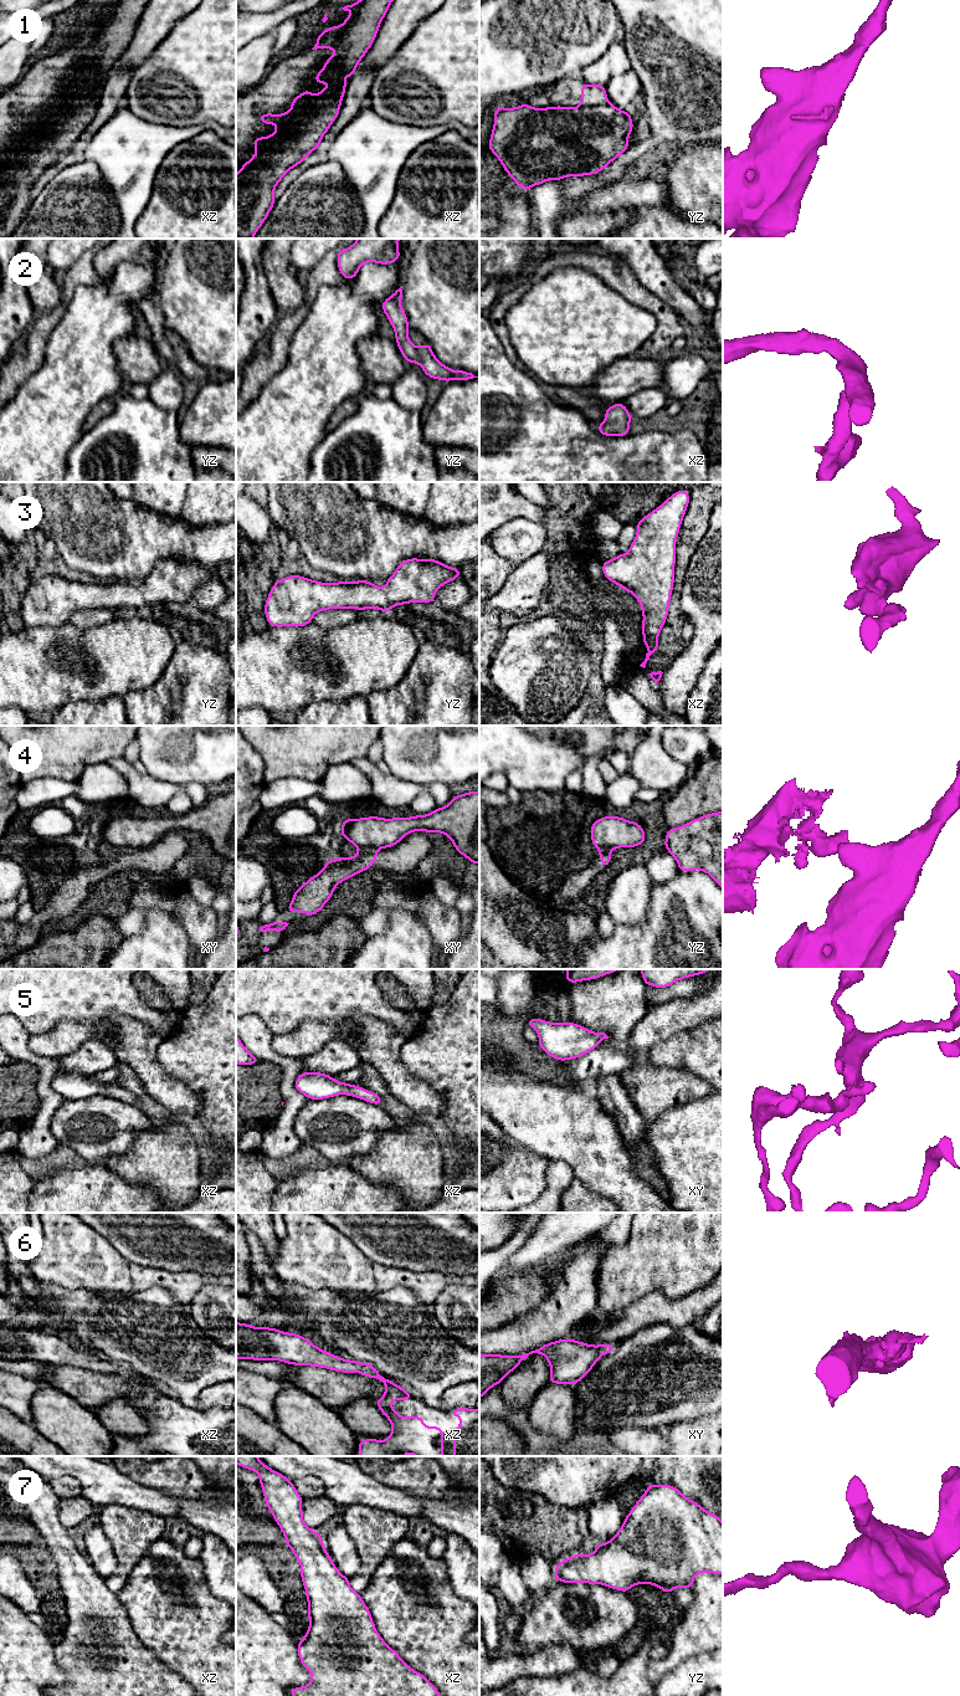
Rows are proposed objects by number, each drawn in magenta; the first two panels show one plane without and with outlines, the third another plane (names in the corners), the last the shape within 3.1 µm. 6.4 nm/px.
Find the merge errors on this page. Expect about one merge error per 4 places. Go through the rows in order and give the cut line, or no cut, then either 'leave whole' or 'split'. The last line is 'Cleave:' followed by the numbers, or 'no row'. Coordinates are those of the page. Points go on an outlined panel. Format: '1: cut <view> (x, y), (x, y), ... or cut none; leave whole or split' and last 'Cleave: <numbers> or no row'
1: cut yz (607, 102), (600, 106), (579, 106); split
2: cut none; leave whole
3: cut none; leave whole
4: cut xy (375, 849), (360, 852); split
5: cut none; leave whole
6: cut none; leave whole
7: cut none; leave whole
Cleave: 1, 4

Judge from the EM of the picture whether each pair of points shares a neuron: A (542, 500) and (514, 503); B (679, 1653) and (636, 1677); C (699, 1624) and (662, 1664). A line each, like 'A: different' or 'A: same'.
A: different
B: different
C: same

